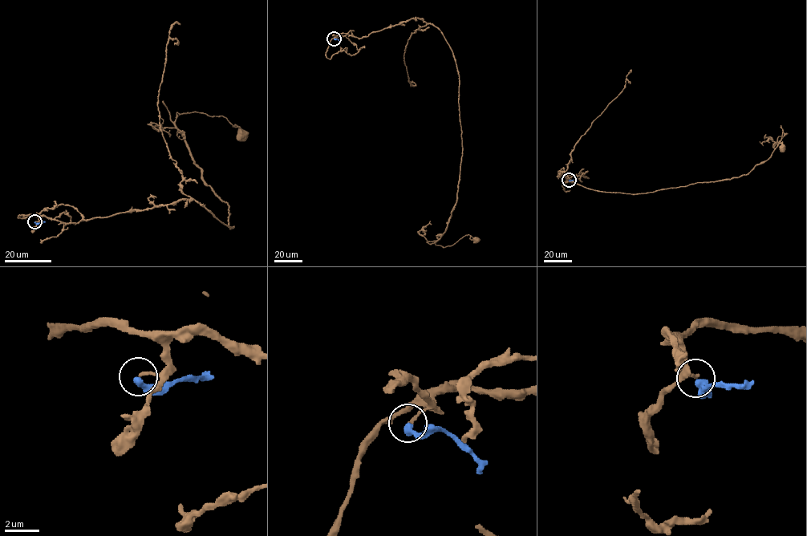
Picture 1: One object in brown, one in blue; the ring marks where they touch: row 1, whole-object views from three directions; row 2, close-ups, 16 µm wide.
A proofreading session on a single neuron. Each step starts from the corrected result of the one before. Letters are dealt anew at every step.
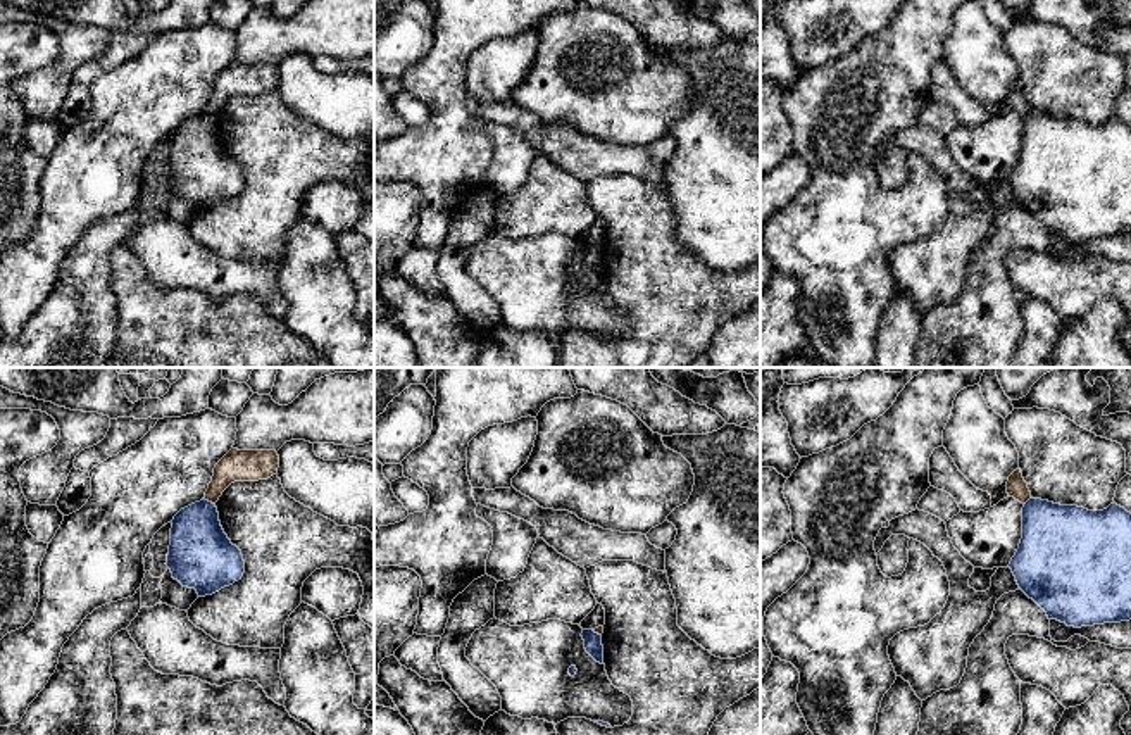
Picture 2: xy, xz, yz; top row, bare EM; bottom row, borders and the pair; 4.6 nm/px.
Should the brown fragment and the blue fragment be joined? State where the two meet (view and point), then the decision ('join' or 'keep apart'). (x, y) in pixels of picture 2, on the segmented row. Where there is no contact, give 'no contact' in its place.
contact xy (209, 501); keep apart

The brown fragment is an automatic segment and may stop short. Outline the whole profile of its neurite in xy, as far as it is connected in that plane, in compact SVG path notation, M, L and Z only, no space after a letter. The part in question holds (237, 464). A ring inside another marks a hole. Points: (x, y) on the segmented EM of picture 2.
M231 449L214 468L205 500L216 504L222 492L234 481L267 480L278 473L279 455L276 450Z

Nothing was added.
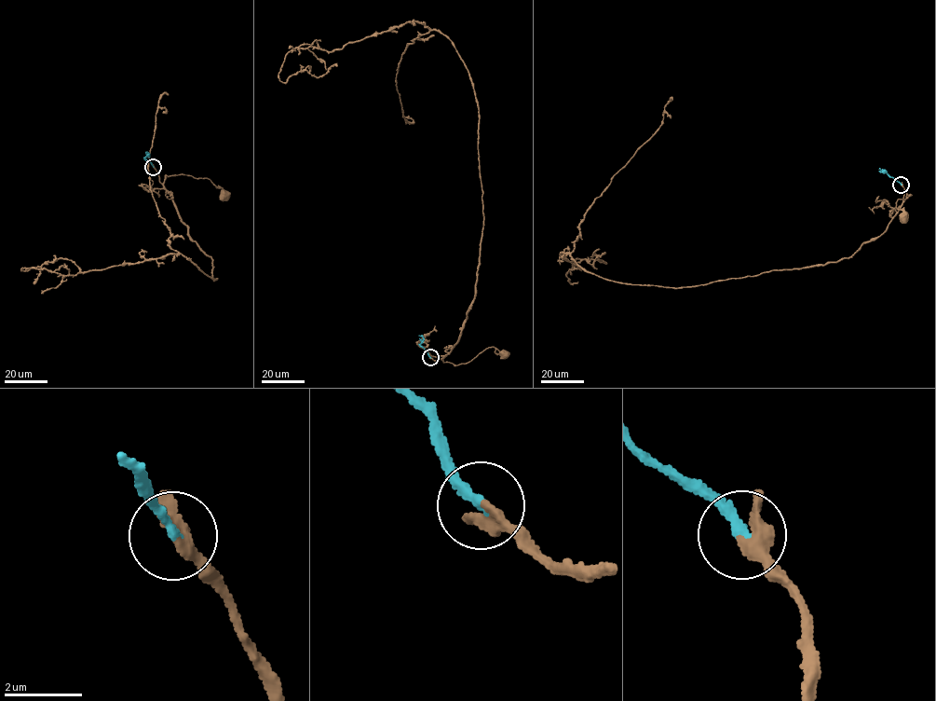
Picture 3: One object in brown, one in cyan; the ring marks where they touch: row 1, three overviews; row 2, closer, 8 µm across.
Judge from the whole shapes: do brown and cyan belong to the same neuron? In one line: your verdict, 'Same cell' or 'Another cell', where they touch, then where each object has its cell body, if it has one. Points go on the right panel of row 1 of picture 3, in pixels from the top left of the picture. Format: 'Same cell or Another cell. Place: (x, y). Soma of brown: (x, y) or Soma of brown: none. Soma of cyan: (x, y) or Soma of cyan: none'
Same cell. Place: (901, 185). Soma of brown: (902, 218). Soma of cyan: none

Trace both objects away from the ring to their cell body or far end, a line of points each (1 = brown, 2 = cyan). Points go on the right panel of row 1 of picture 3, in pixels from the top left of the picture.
1: (901, 185), (904, 189), (903, 201), (907, 194), (911, 194), (897, 201), (896, 207), (902, 212), (902, 217)
2: (901, 185), (879, 169)

